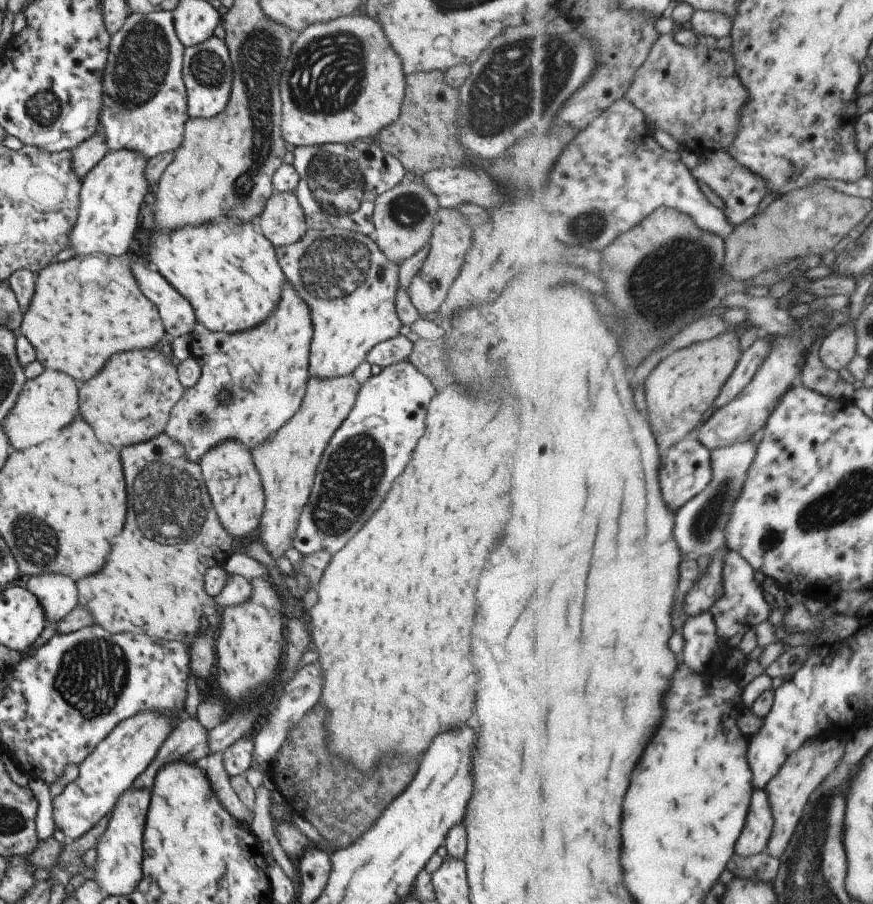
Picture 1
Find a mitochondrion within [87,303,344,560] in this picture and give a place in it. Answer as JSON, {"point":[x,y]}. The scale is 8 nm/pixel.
{"point":[160,483]}

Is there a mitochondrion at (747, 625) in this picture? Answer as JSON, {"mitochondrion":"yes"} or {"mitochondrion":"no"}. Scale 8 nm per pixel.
{"mitochondrion":"no"}

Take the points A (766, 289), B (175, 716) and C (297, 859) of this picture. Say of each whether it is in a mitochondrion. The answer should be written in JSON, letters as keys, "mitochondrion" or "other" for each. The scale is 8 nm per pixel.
{"A":"other","B":"other","C":"other"}

